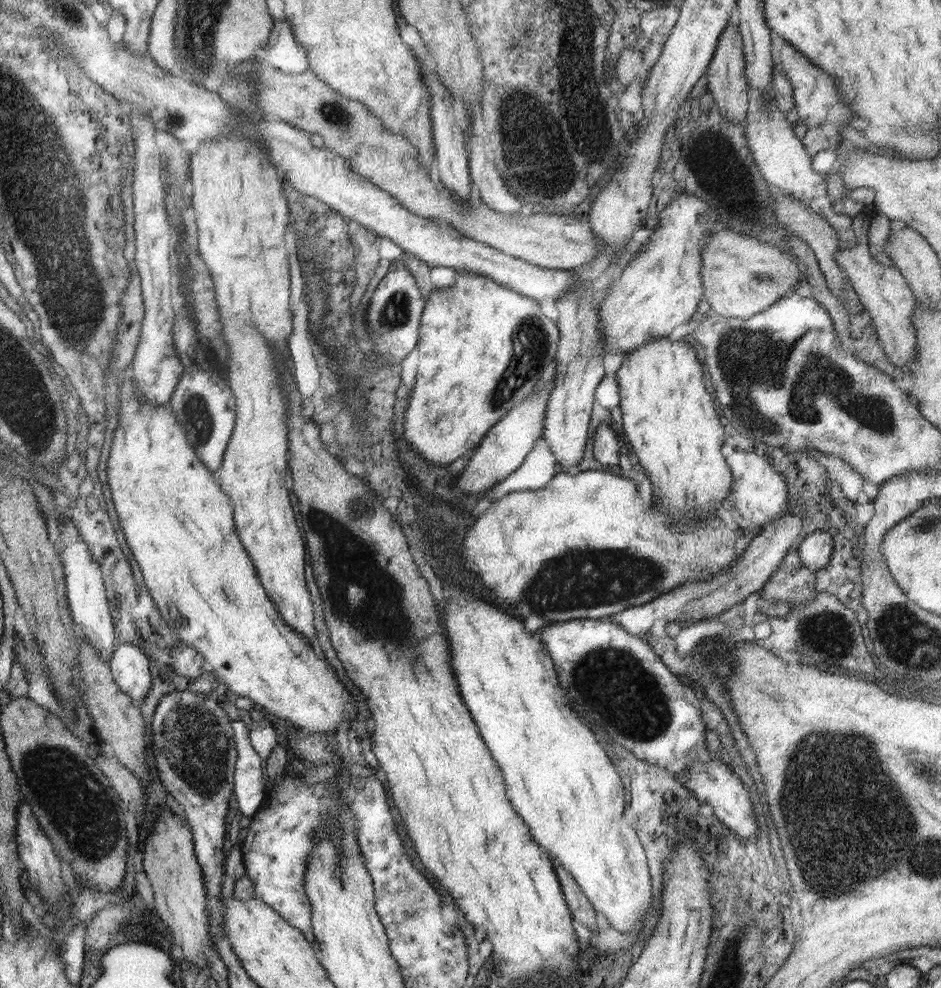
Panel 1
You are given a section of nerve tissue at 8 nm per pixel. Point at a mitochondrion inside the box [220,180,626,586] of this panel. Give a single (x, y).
(530, 347)

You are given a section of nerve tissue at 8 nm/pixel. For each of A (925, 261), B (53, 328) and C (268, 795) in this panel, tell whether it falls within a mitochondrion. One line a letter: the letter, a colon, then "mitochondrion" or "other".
A: other
B: other
C: other

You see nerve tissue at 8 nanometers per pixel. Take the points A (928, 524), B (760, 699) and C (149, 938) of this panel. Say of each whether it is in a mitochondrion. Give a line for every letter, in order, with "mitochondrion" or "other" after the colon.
A: mitochondrion
B: other
C: other

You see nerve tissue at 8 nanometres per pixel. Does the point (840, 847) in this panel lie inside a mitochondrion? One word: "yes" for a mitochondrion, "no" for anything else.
no

